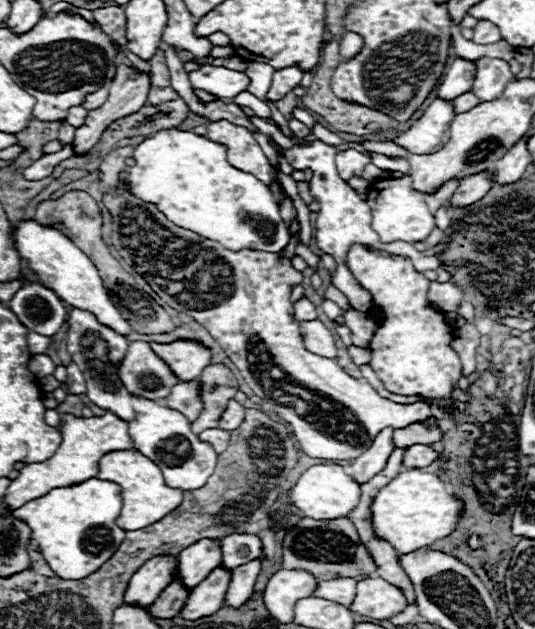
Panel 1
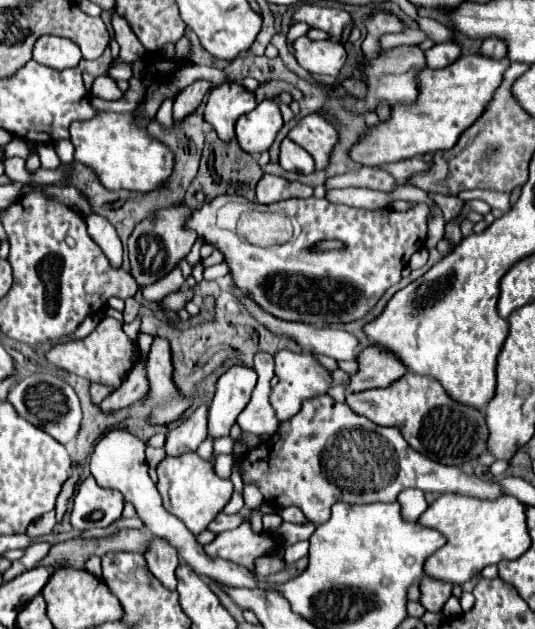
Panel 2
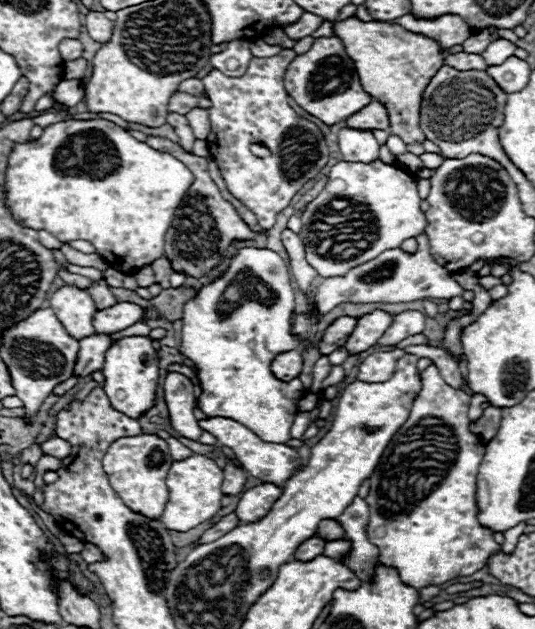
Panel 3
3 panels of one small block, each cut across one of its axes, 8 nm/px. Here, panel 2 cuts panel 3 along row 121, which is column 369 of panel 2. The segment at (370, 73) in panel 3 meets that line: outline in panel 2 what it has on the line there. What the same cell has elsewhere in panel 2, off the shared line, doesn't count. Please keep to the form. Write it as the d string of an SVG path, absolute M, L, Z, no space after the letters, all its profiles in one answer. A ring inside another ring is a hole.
M406 372L402 380L398 378L386 388L346 394L346 402L354 412L366 416L378 426L400 428L404 440L408 440L412 448L440 464L476 464L476 458L486 452L488 428L484 422L484 414L470 406L452 402L440 382L432 376Z

